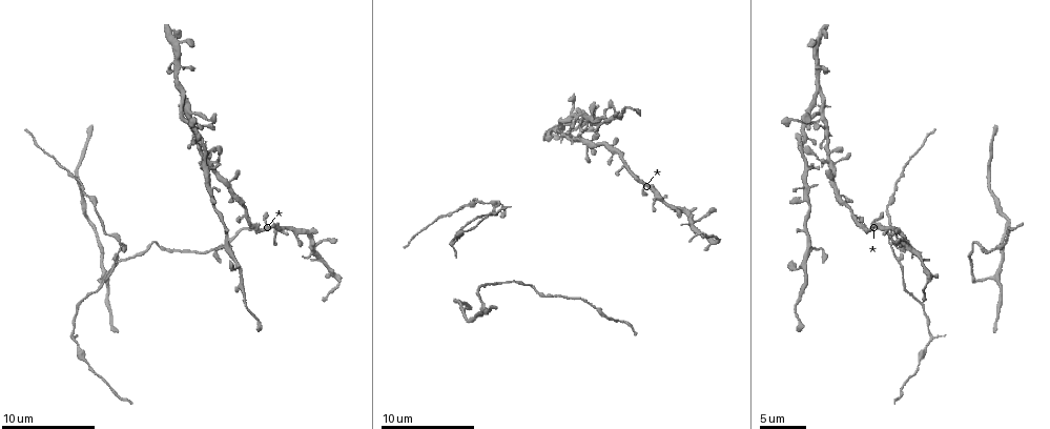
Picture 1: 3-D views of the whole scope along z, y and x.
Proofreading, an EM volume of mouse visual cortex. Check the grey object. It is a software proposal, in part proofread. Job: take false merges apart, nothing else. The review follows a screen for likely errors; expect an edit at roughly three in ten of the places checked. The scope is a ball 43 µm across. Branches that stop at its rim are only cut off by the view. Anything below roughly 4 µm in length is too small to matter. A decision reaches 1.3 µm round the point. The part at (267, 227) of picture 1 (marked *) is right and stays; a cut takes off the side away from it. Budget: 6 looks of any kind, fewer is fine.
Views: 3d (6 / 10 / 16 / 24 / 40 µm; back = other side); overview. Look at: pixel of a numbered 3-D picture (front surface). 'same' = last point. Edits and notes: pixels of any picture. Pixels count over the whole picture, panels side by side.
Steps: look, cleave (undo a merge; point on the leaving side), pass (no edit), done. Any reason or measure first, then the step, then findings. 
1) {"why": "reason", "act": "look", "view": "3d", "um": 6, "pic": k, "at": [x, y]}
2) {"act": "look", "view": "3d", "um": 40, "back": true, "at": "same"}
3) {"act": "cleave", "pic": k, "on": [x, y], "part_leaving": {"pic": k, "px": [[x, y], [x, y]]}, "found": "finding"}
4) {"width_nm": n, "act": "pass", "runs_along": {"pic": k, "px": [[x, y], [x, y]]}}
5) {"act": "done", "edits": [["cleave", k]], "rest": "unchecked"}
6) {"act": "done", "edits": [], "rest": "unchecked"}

{"why": "arms part here", "act": "look", "view": "3d", "um": 6, "pic": 1, "at": [810, 248]}

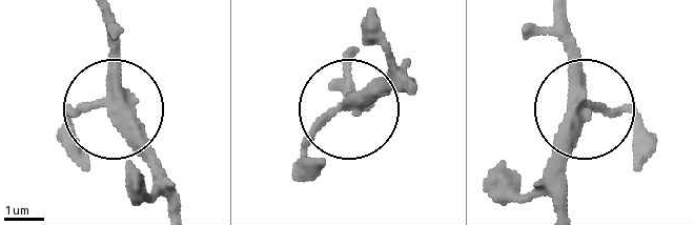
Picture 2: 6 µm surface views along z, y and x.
{"width_nm": 300, "act": "pass", "runs_along": {"pic": 2, "px": [[567, 17], [567, 77], [580, 117], [567, 175]]}, "found": "one cell here"}

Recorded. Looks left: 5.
{"why": "four arms meet", "act": "look", "view": "3d", "um": 16, "pic": 1, "at": [205, 166]}

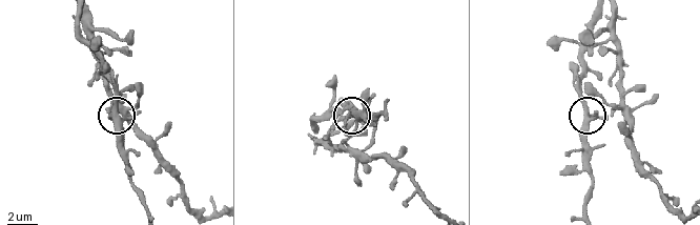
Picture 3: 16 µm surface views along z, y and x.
{"act": "pass", "runs_along": {"pic": 3, "px": [[681, 216], [624, 116], [589, 114], [585, 72]]}, "found": "continuous, no second cell"}

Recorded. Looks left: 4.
{"why": "three-way junction", "act": "look", "view": "3d", "um": 16, "pic": 1, "at": [119, 244]}

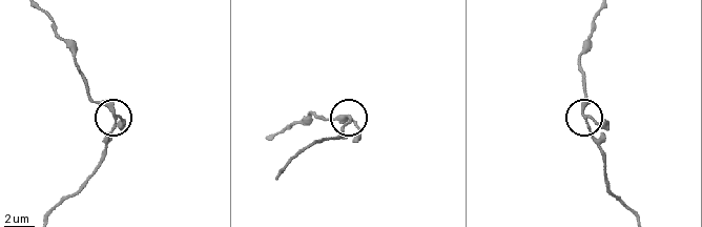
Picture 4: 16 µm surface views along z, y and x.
{"act": "look", "view": "3d", "um": 16, "back": true, "pic": 4, "at": [582, 116]}

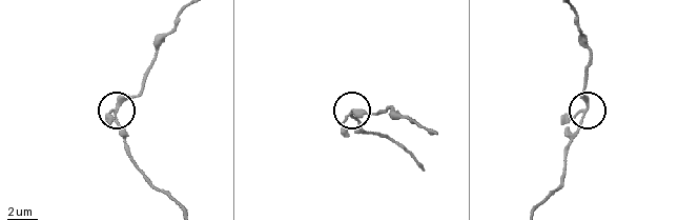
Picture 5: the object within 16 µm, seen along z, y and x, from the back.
{"arms": 3, "act": "pass", "found": "one cell here"}

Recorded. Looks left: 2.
{"act": "done", "edits": [], "rest": "unchecked"}

